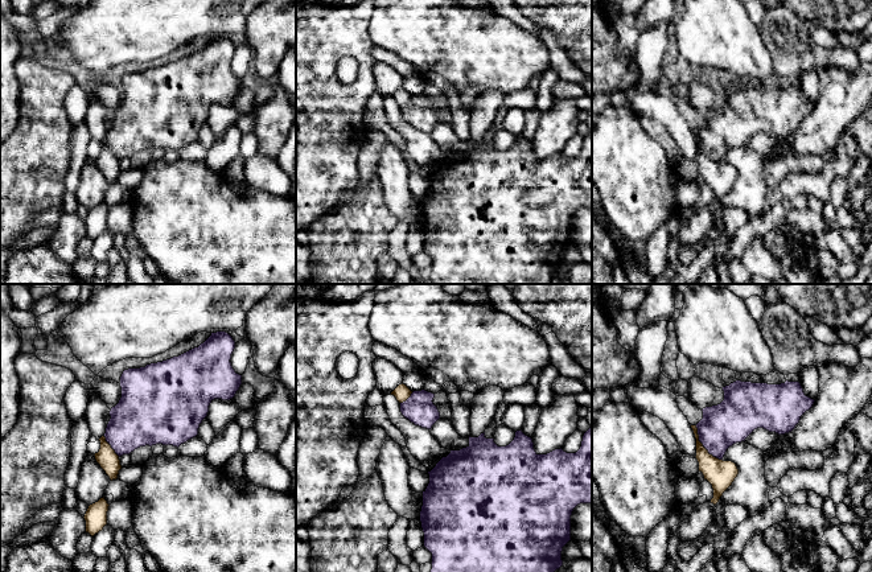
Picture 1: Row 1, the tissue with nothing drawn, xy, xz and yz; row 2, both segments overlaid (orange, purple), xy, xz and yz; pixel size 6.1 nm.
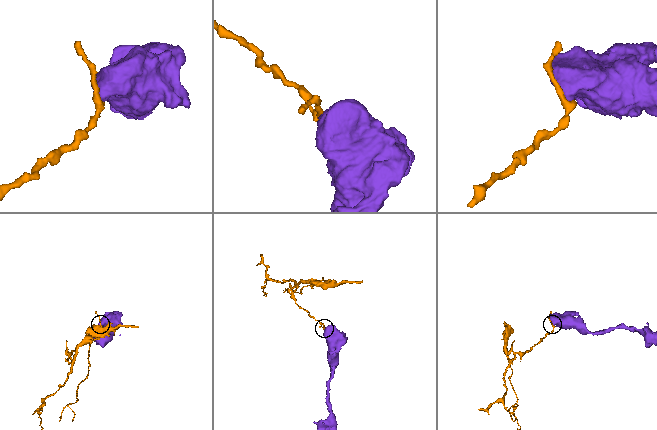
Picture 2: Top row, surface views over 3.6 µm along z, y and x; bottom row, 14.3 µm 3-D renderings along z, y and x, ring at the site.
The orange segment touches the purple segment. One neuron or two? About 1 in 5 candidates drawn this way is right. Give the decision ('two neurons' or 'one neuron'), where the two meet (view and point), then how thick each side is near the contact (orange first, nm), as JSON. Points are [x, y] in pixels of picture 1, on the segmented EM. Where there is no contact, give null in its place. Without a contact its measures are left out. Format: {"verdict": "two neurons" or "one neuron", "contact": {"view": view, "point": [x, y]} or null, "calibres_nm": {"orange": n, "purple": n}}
{"verdict": "two neurons", "contact": {"view": "yz", "point": [702, 445]}, "calibres_nm": {"orange": 170, "purple": 260}}

